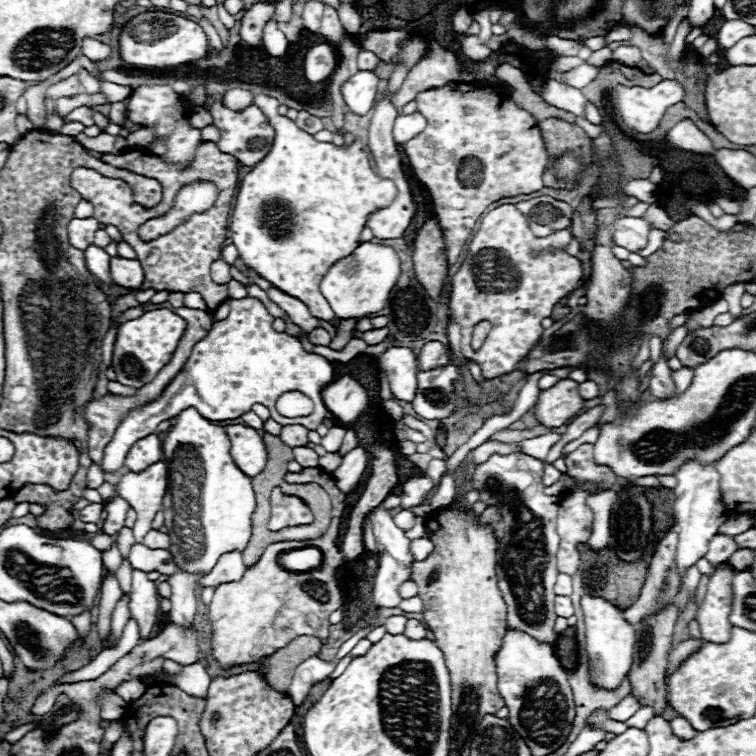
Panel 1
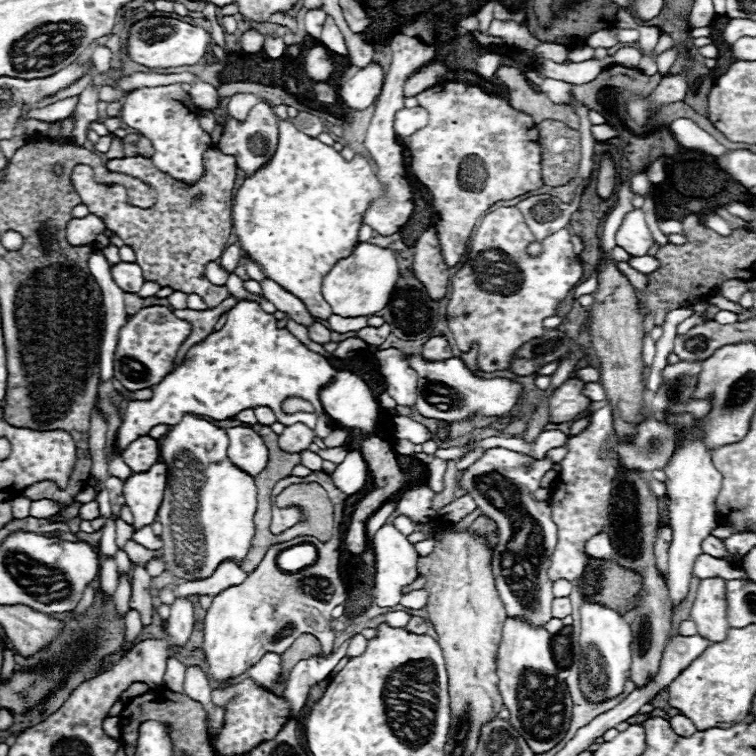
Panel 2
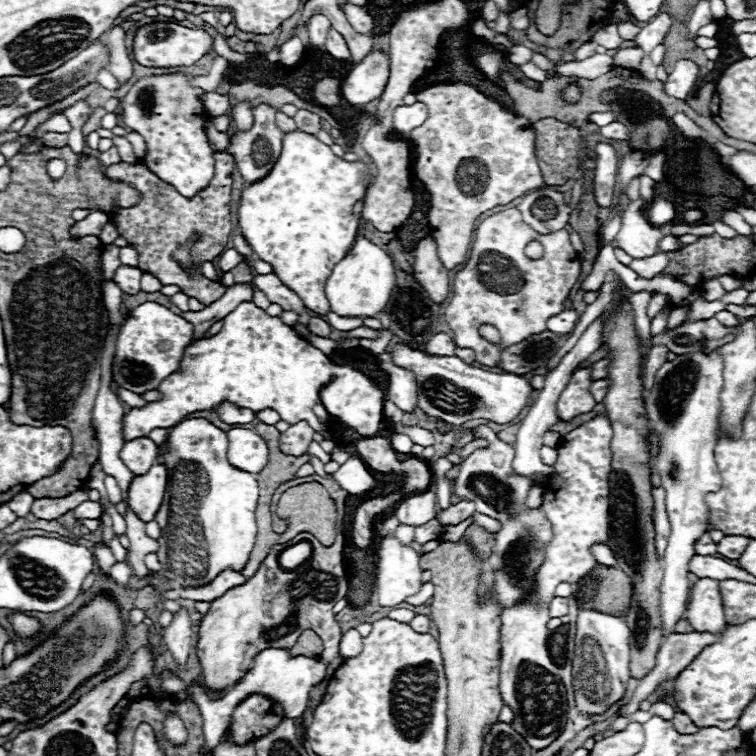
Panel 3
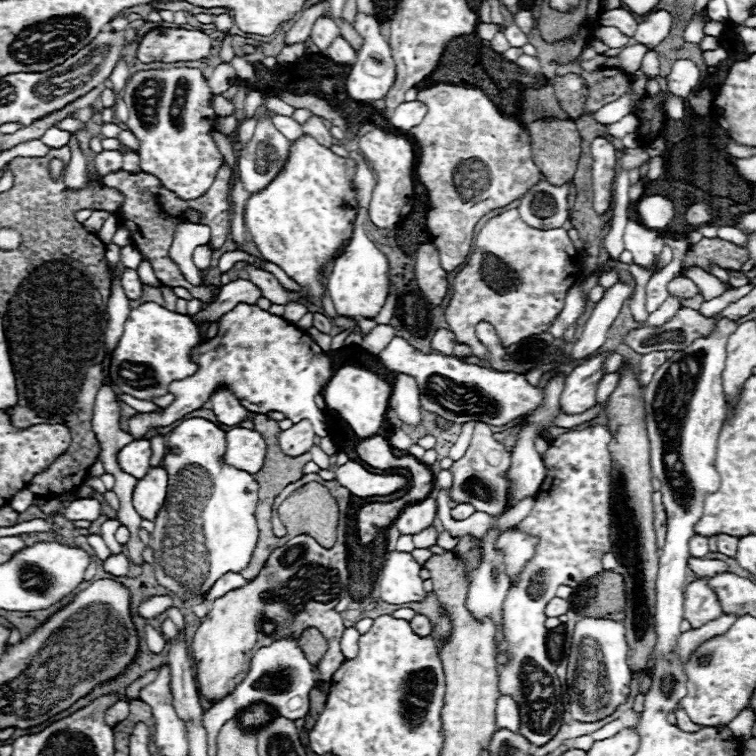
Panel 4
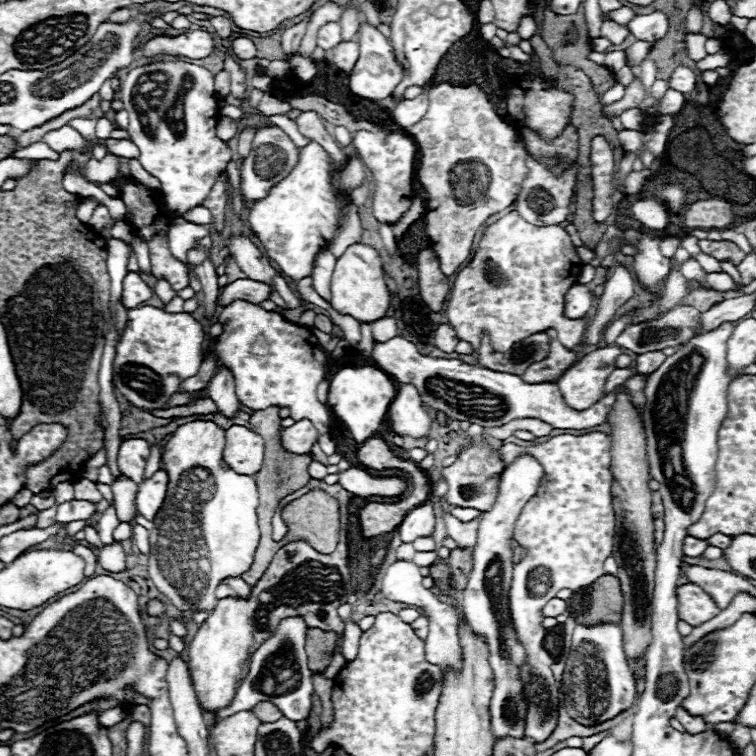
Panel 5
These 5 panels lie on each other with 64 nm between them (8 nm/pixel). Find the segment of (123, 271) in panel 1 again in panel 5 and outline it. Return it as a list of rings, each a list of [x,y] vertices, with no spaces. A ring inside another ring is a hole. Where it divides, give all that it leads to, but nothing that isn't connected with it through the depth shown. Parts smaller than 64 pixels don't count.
[[[128,272],[124,278],[124,288],[122,288],[122,298],[126,308],[136,308],[138,304],[146,302],[152,298],[150,286],[140,278],[136,272]]]

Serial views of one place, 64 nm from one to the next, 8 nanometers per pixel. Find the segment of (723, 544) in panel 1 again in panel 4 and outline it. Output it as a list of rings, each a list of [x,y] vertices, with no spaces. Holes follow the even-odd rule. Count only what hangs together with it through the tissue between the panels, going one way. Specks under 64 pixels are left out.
[[[692,536],[690,538],[690,556],[696,556],[696,558],[702,558],[706,556],[710,550],[708,550],[708,538],[706,536]]]

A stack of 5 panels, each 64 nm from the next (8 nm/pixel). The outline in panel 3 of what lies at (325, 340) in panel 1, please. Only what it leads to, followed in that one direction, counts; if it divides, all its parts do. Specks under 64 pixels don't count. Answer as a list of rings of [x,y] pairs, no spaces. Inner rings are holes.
[[[312,316],[310,318],[310,322],[308,322],[308,330],[310,332],[314,332],[314,334],[318,334],[318,336],[330,336],[330,324],[324,320],[324,318],[320,318],[320,316]]]

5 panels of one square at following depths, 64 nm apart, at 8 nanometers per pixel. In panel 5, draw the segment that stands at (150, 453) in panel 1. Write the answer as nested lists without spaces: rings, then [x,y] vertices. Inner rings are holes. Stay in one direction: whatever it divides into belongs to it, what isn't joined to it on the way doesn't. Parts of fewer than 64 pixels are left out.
[[[128,438],[120,444],[118,468],[126,478],[140,484],[144,478],[144,468],[146,468],[148,456],[150,456],[150,444],[146,440]]]

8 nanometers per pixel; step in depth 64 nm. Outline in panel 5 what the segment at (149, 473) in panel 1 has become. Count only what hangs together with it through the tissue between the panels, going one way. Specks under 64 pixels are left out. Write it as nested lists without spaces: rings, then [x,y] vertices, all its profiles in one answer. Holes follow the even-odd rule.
[[[158,470],[150,480],[144,480],[142,484],[138,484],[138,494],[136,494],[136,510],[148,518],[154,520],[154,516],[158,514],[166,490],[168,488],[168,474],[164,470]]]

